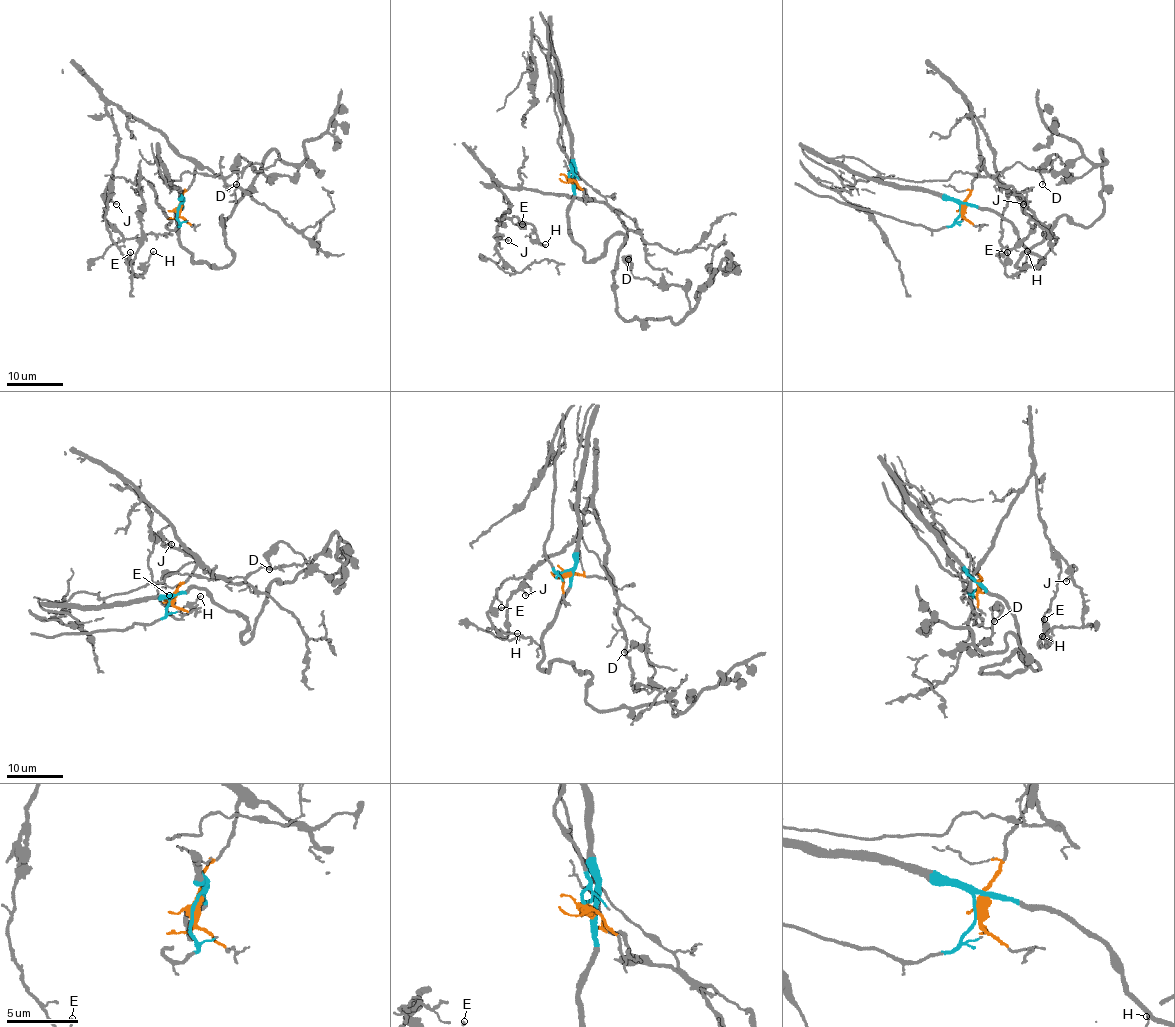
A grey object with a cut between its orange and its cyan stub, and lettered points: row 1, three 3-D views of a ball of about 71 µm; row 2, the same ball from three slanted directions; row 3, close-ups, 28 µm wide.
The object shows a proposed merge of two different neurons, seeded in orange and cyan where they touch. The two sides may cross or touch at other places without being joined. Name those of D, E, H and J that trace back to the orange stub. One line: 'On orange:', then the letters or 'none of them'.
On orange: E, H, J

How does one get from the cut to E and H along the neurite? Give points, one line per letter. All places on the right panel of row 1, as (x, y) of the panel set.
E: (961, 208), (981, 166), (970, 104), (1006, 196), (1002, 262), (1006, 252)
H: (961, 208), (981, 166), (970, 104), (989, 143), (1006, 196), (999, 257), (1009, 277), (1022, 268), (1028, 251)

